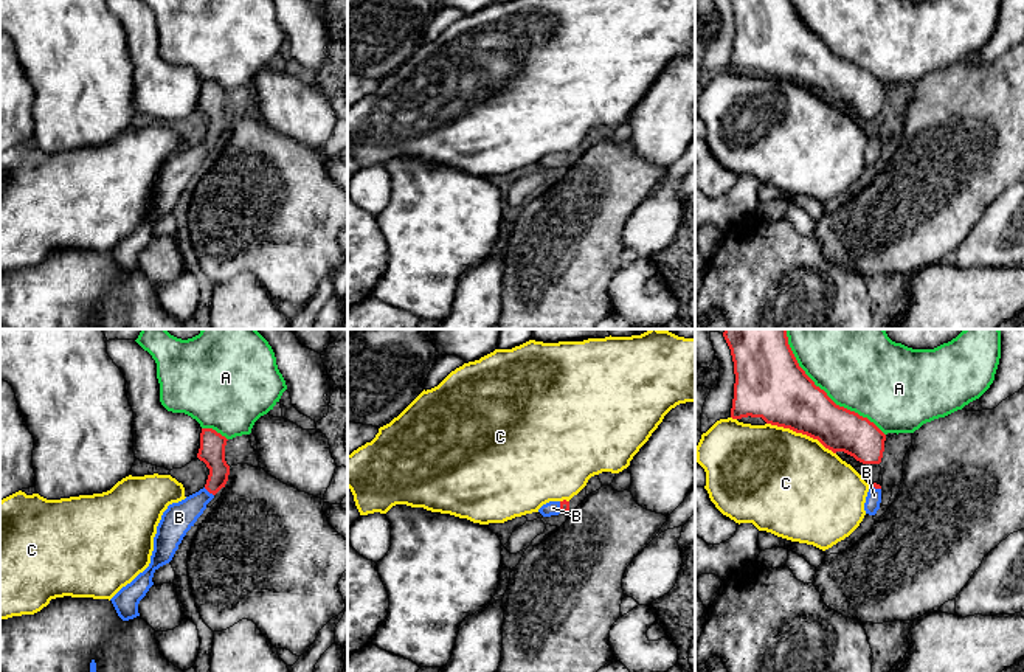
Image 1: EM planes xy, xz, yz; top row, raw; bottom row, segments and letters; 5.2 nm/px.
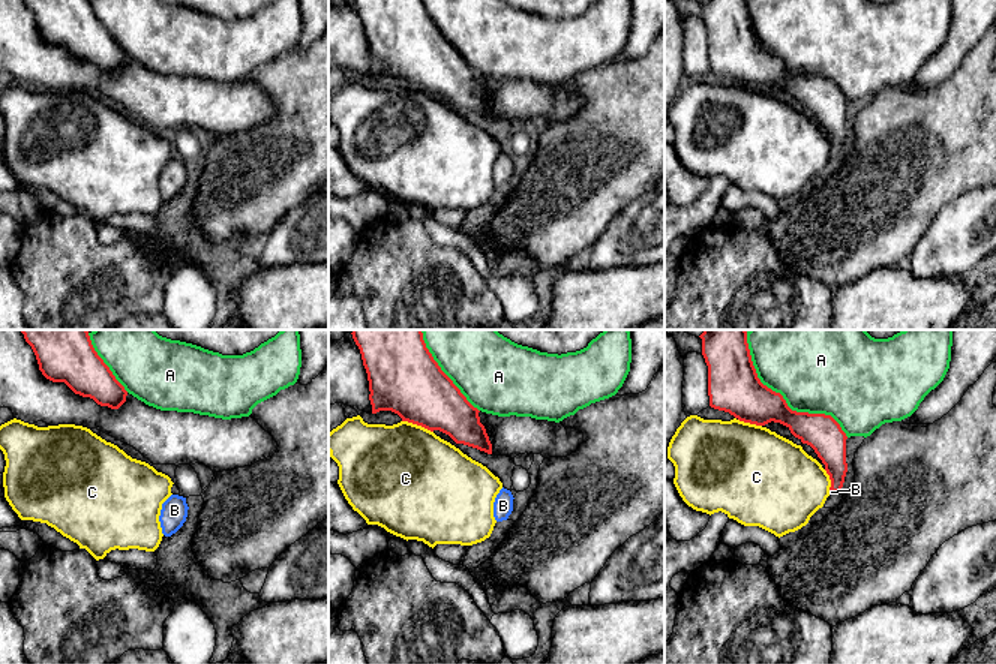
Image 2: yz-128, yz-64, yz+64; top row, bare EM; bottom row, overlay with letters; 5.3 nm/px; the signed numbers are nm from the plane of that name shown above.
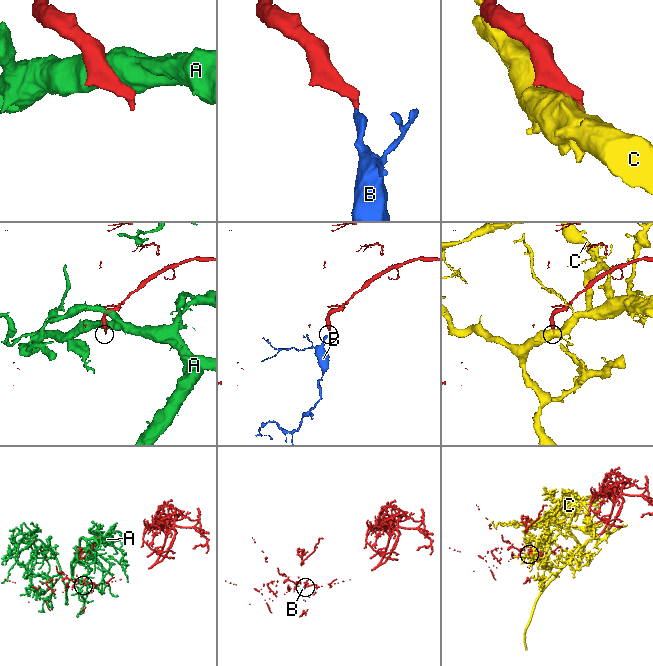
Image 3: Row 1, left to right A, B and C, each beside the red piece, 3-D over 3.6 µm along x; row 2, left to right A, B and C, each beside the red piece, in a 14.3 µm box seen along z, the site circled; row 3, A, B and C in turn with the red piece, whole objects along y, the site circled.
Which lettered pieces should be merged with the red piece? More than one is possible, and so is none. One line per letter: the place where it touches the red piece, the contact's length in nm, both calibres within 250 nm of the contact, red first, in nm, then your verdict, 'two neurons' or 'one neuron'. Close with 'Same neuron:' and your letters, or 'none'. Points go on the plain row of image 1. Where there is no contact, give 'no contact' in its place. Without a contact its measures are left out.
A: meets red in yz at (830, 51); contact 650 nm long; 320 nm thick on the red side, 360 nm on the other; two neurons
B: meets red in xy at (208, 143); contact 70 nm long; 140 nm thick on the red side, 160 nm on the other; one neuron
C: meets red in yz at (801, 84); contact 400 nm long; 340 nm thick on the red side, 480 nm on the other; two neurons
Same neuron: B

